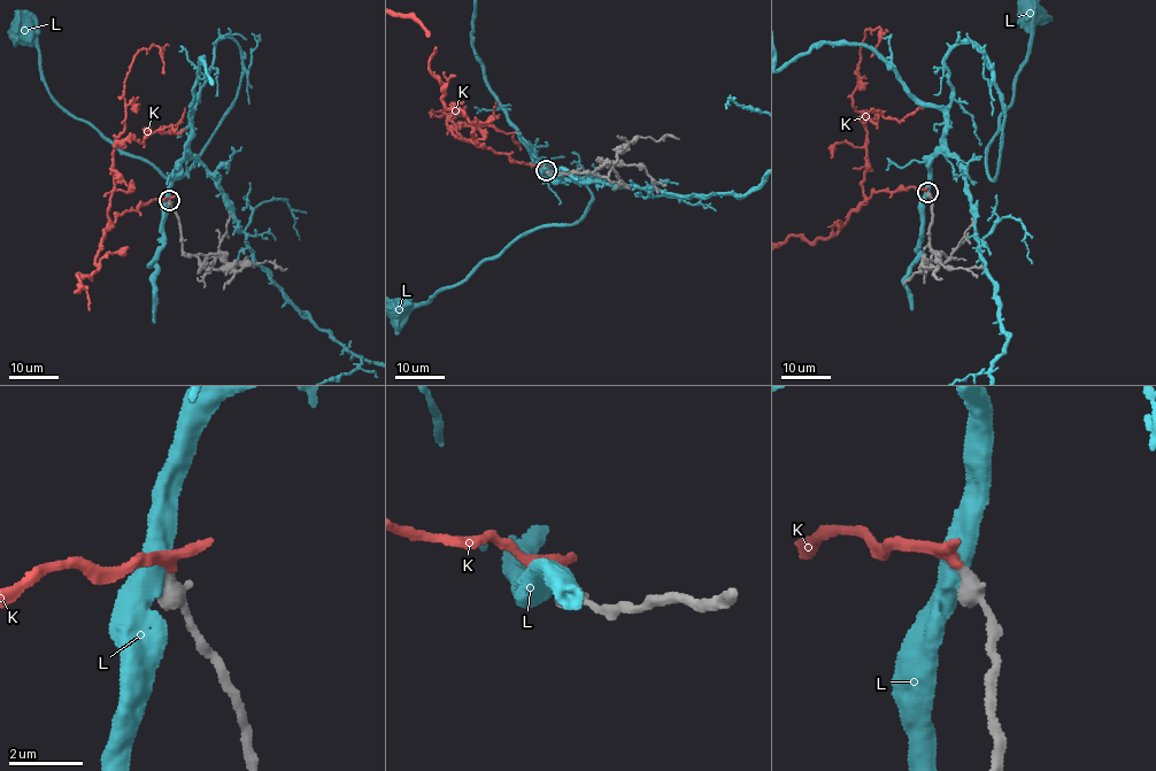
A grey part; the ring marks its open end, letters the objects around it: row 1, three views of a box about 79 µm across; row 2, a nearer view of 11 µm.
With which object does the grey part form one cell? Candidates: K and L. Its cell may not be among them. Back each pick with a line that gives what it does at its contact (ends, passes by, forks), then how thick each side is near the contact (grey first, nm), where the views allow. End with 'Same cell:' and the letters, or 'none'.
K: it passes by; calibres 500 and 280 nm
Same cell: K

